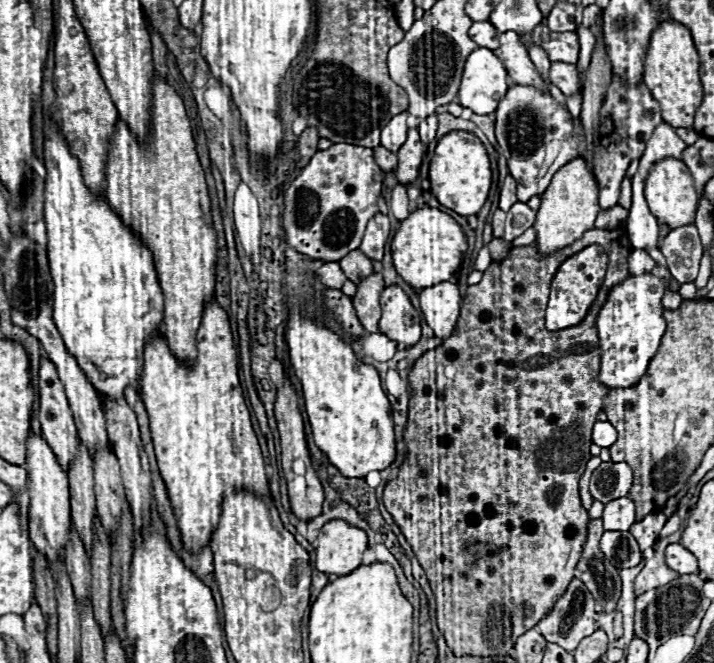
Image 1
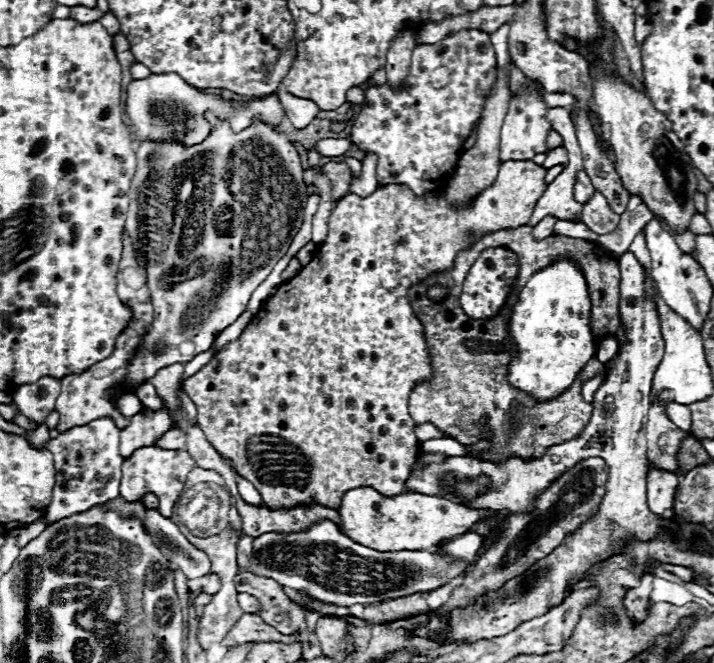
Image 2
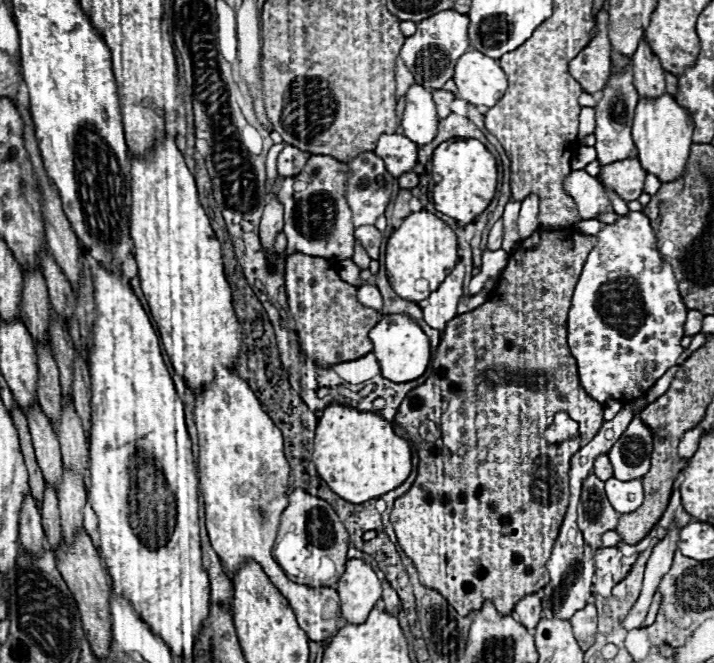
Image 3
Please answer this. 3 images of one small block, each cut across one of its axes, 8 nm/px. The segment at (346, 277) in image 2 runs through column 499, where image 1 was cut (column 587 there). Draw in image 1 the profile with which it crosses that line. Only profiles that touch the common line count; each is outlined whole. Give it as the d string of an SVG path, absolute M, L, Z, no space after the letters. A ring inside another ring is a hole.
M582 158L570 160L570 164L562 166L554 180L548 184L546 192L542 194L540 208L536 210L534 230L536 230L536 250L540 256L548 256L556 250L562 250L582 238L586 230L594 228L594 220L600 214L598 206L598 184L590 176L586 162Z

